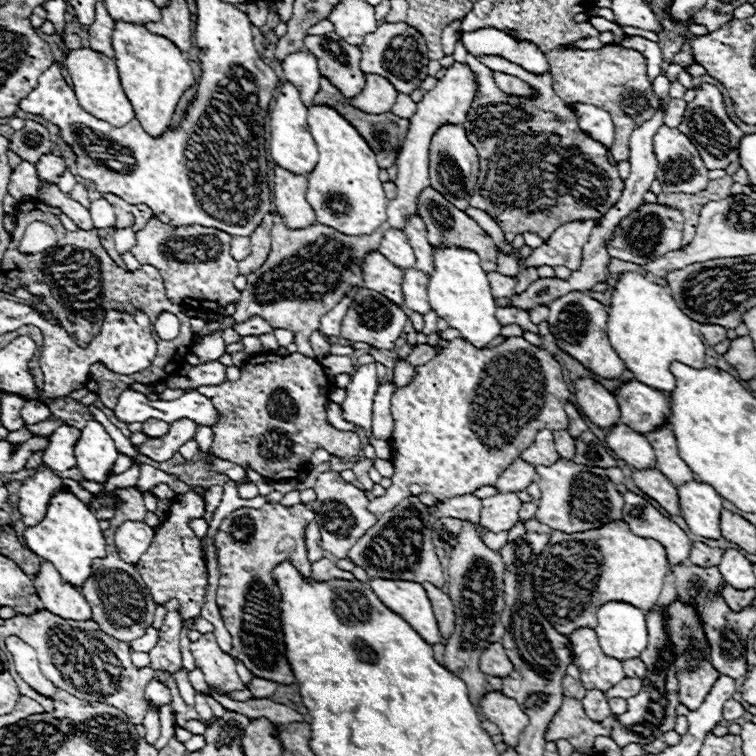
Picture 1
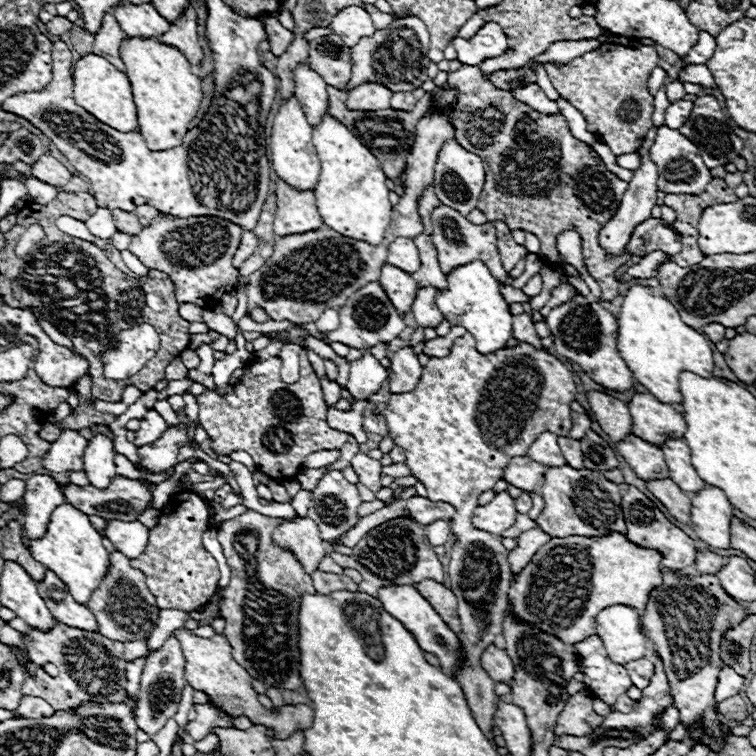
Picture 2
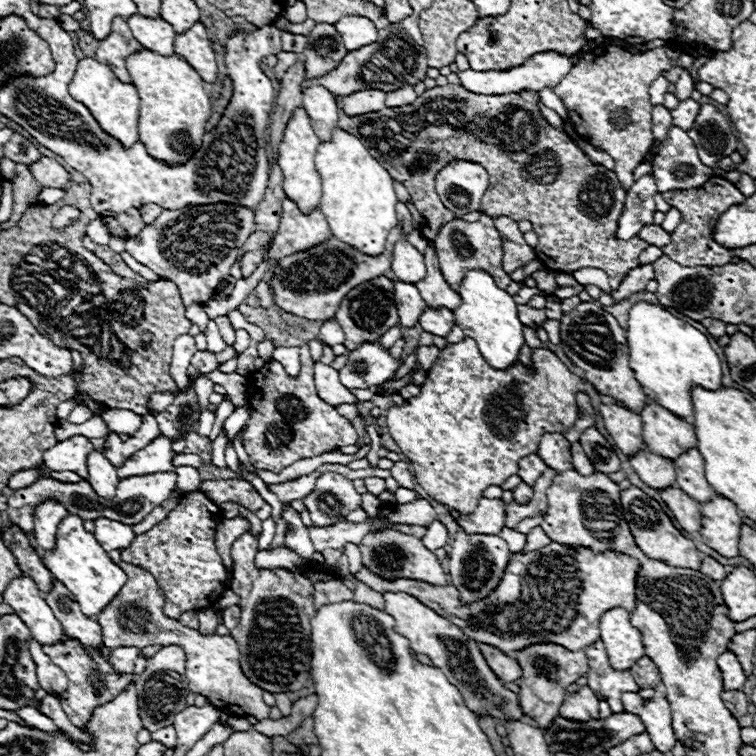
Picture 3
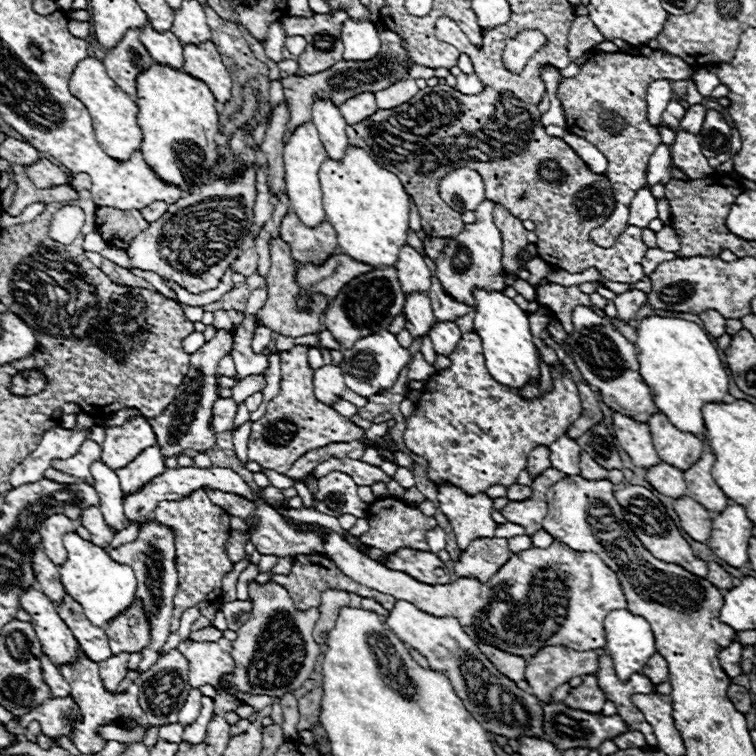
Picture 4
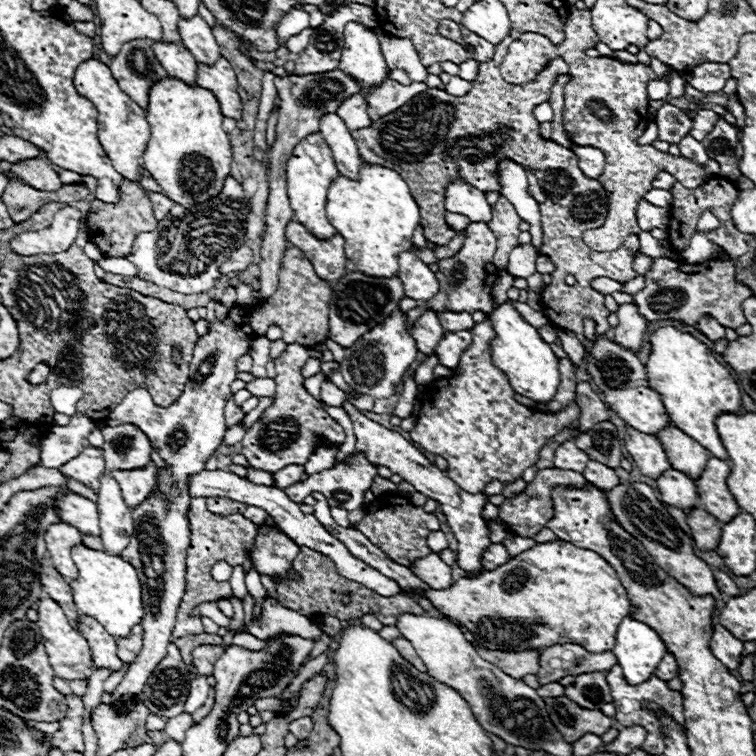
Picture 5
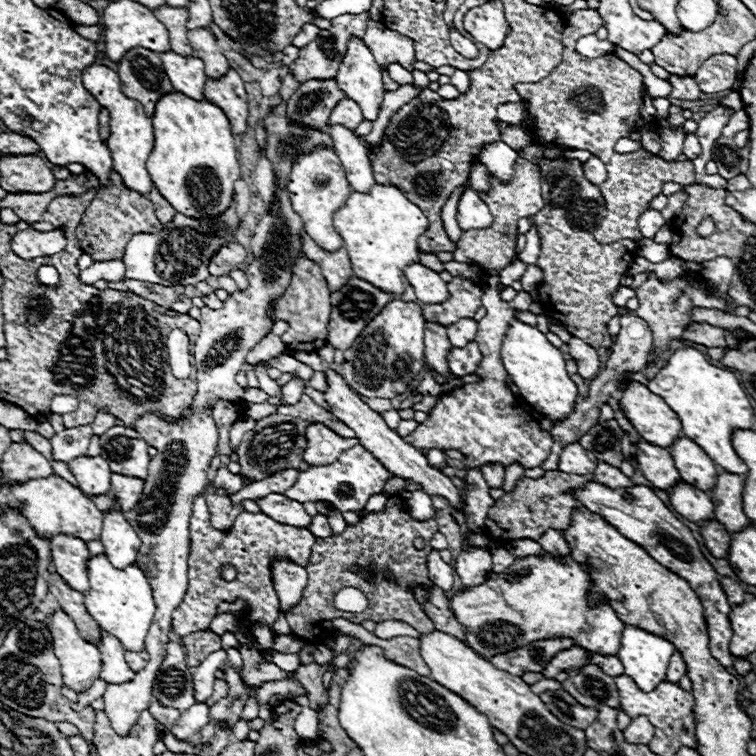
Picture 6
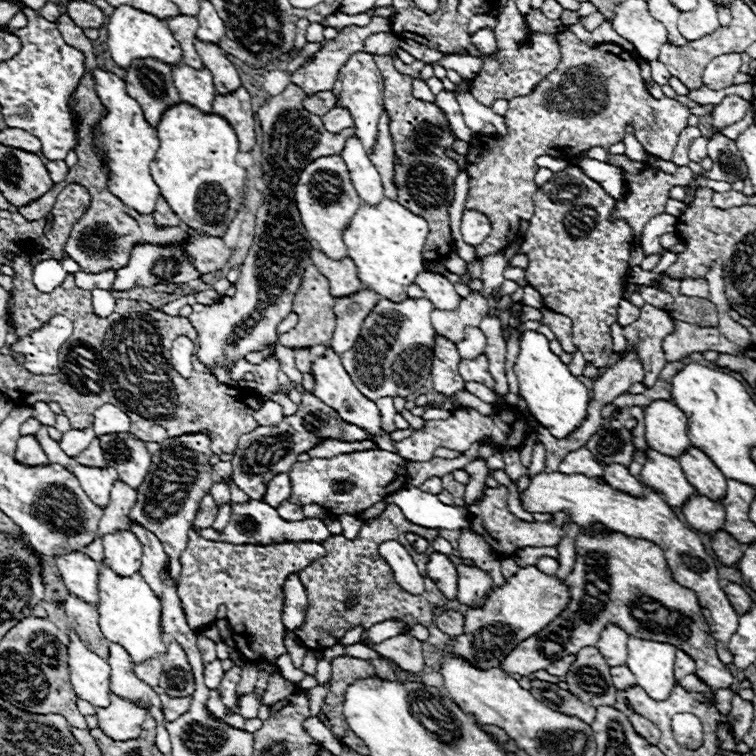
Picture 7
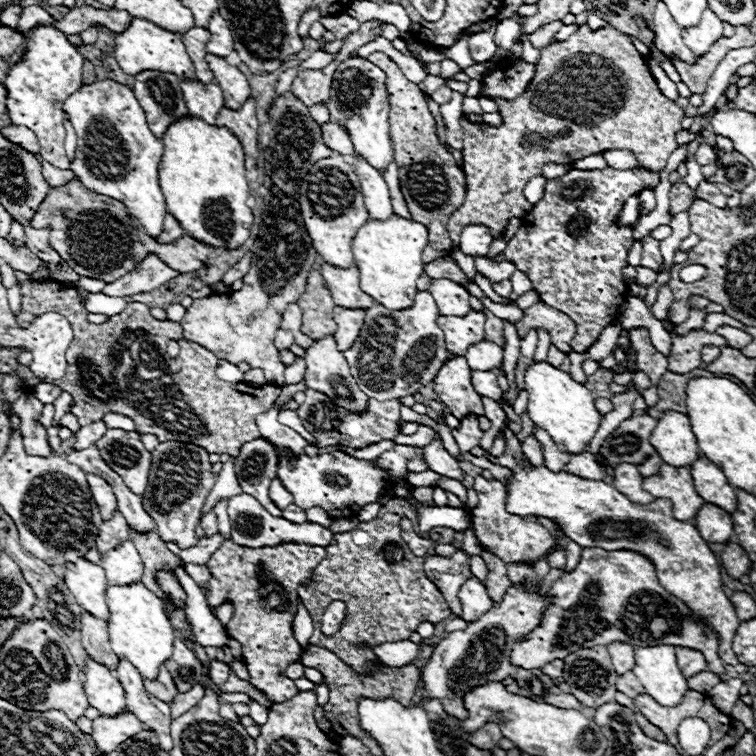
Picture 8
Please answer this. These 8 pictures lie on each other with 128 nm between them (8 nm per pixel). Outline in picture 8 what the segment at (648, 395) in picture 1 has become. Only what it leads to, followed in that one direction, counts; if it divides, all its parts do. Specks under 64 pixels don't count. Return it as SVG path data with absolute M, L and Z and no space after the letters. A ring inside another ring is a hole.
M698 456L692 462L690 472L692 472L694 488L700 494L700 498L704 502L716 502L716 506L732 514L732 510L736 508L736 494L734 494L734 488L728 484L722 470L714 462L710 462L706 456Z

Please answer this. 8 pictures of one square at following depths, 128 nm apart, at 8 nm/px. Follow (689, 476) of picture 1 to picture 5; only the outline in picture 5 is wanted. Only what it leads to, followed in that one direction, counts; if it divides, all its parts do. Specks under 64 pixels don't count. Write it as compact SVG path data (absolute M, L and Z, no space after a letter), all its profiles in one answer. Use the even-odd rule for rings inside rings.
M710 456L704 472L698 476L698 480L694 480L700 504L720 522L730 522L740 510L732 494L726 490L728 474L730 474L728 462Z

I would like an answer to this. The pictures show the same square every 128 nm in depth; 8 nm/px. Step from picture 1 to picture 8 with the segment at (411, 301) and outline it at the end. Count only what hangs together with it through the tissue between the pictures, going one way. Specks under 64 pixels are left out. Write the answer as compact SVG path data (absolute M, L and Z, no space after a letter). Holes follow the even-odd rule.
M472 370L472 386L478 394L490 396L492 400L502 398L502 390L496 382L496 374L494 372L486 372L486 370Z

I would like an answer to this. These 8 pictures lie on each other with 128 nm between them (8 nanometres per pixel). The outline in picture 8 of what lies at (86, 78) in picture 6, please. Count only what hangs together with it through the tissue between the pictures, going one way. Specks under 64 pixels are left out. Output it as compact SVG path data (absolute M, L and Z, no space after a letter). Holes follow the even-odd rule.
M110 78L96 80L74 92L64 102L64 112L78 134L76 158L70 170L80 176L84 186L124 202L128 212L156 238L166 214L166 202L158 184L158 164L164 146L150 132L146 114L134 92Z

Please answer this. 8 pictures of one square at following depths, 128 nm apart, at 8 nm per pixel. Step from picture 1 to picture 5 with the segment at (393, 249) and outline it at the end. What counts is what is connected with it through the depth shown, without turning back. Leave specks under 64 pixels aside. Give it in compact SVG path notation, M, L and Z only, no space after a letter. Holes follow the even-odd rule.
M404 252L400 254L398 260L398 278L402 280L404 294L412 300L430 300L440 288L436 274L424 264L414 252Z

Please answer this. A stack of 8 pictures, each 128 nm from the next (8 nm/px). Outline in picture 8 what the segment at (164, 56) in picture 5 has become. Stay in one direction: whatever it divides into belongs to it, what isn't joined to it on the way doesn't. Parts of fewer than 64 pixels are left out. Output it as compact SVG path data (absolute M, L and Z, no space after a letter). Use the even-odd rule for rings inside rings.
M182 80L180 82L184 102L192 116L200 116L204 122L214 124L220 106L224 106L224 96L218 84L202 84L200 80Z

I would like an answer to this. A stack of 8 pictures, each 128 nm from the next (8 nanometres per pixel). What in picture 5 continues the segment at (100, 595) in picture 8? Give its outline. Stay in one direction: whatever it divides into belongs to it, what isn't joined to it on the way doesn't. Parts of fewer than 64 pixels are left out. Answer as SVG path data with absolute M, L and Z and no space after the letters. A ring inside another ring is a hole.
M56 522L46 528L44 538L46 538L48 558L52 560L52 566L56 566L56 570L60 574L64 574L64 578L68 578L68 580L76 578L78 570L72 562L70 550L72 550L72 546L76 546L76 542L82 542L82 532L70 524Z

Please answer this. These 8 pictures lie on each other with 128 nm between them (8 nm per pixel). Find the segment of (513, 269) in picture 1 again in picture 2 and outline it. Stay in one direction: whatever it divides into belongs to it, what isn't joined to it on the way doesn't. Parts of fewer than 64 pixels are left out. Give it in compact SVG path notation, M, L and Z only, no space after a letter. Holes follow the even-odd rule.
M494 222L494 228L496 228L496 238L498 238L498 250L500 250L500 258L502 258L502 266L506 272L510 272L516 262L526 256L526 248L516 244L512 240L512 232L508 230L508 226L504 222Z

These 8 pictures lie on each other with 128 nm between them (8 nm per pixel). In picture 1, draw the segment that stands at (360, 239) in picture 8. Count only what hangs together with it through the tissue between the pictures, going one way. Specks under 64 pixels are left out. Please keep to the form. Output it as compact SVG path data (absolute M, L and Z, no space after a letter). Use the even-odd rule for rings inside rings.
M326 104L308 108L308 128L318 146L318 164L312 174L306 176L306 200L316 214L316 222L346 236L372 234L386 222L388 206L388 198L384 196L378 178L380 168L376 164L376 154L350 122Z

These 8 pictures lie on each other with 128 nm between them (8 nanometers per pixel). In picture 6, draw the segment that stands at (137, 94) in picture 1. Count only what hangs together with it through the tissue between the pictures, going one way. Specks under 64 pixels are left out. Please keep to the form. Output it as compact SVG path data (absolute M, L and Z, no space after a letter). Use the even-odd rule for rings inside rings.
M174 90L156 102L152 126L154 148L146 160L146 168L160 194L178 212L192 218L222 214L230 206L232 186L240 178L234 136L224 112L206 98L194 100Z

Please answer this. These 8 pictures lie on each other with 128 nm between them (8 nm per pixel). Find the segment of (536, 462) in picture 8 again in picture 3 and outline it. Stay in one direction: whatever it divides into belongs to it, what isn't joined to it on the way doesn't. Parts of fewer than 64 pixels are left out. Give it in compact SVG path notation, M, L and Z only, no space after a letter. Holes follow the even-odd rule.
M466 336L462 342L448 344L440 352L420 386L420 394L408 398L402 406L392 406L386 412L386 424L398 448L412 462L418 484L430 494L430 498L440 502L446 510L466 514L474 512L486 486L500 486L508 476L518 472L518 460L534 454L546 432L560 430L560 434L564 434L574 426L578 418L578 384L580 378L544 348L532 350L532 368L518 362L518 376L504 376L504 370L494 370L480 356L476 342Z

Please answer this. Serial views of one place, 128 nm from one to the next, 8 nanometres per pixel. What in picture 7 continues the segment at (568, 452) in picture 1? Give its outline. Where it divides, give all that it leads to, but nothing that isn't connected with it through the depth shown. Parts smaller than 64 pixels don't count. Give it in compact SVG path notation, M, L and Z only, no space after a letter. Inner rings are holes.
M608 464L604 466L604 482L608 482L616 490L628 490L628 494L644 494L646 488L640 484L638 478L634 478L626 466L620 464Z

